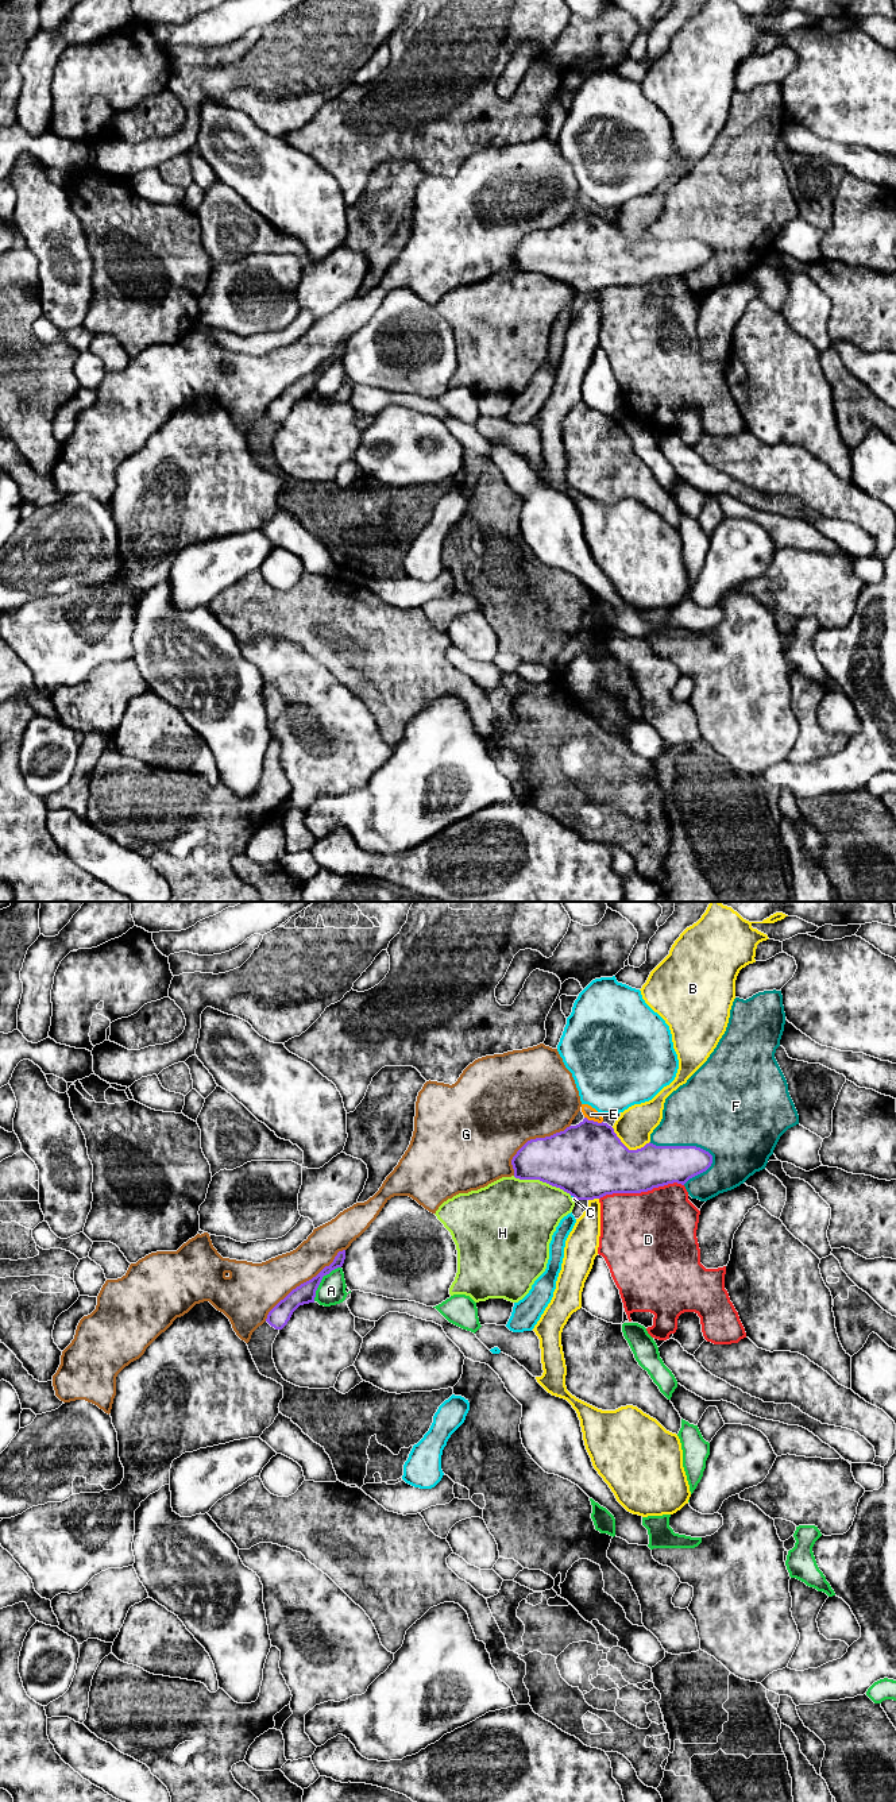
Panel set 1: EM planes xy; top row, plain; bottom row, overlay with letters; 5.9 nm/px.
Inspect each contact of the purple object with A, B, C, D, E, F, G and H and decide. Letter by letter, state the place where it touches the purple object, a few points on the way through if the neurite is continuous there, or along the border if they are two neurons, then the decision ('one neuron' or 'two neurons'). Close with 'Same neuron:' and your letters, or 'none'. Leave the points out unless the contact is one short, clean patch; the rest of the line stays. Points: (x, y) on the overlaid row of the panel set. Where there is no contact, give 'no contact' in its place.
A: meets purple in xy at (321, 1278); two neurons
B: meets purple in xy at (628, 1149); two neurons
C: meets purple in xy at (574, 1196); border along xy (571, 1195), (576, 1199); two neurons
D: meets purple in xy at (641, 1191); two neurons
E: meets purple in xy at (593, 1121); runs through xy (589, 1161), (593, 1121), (591, 1114); one neuron
F: meets purple in xy at (684, 1146); two neurons
G: meets purple in xy at (304, 1282); two neurons
H: meets purple in xy at (543, 1181); two neurons
Same neuron: E

